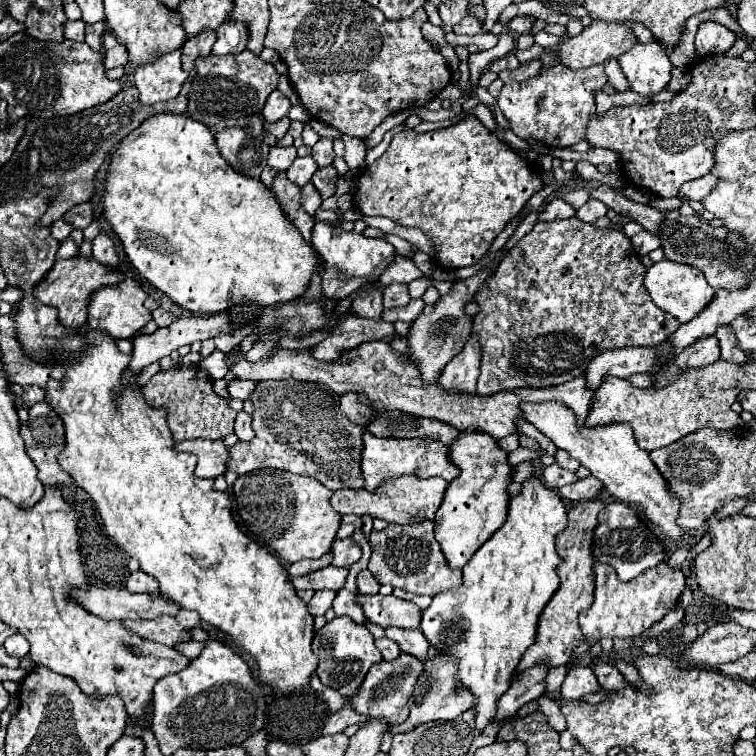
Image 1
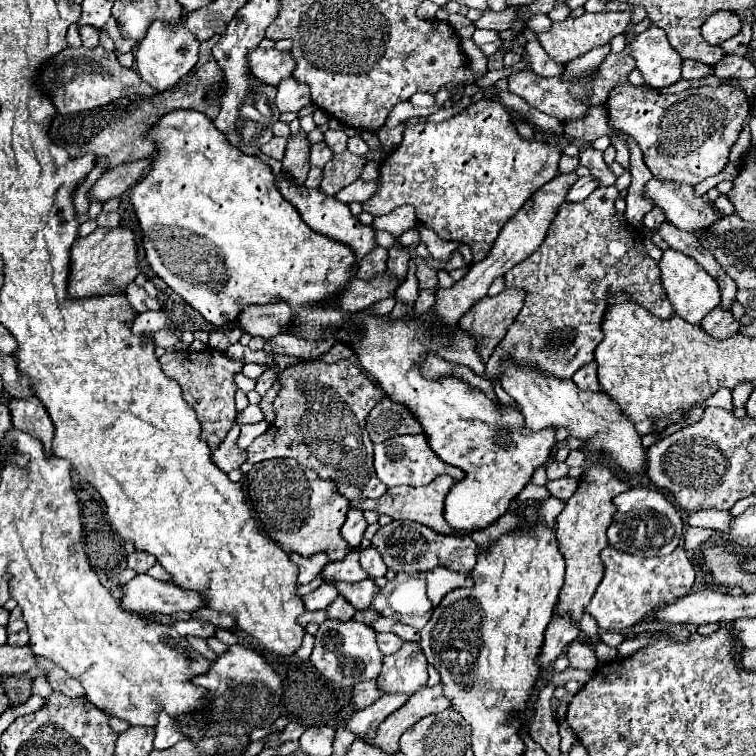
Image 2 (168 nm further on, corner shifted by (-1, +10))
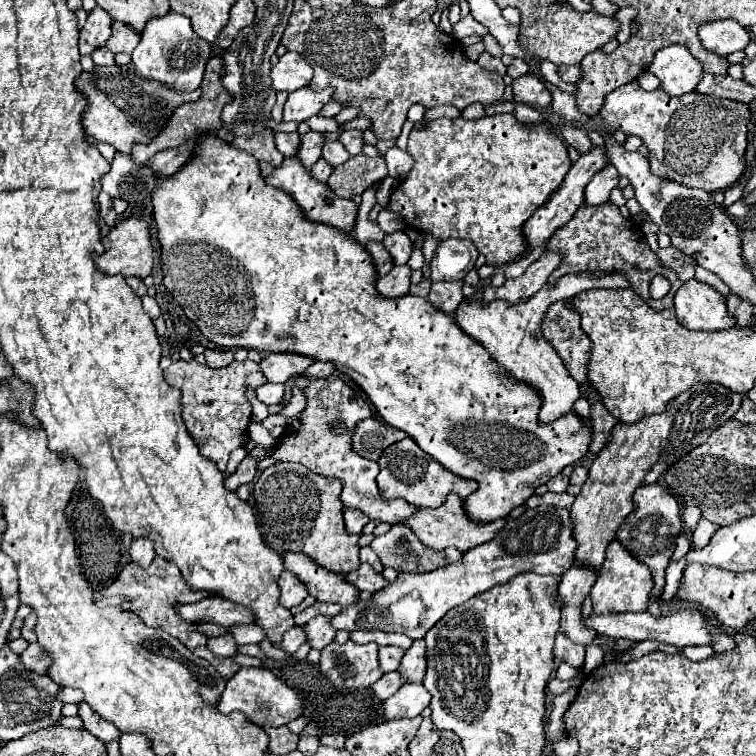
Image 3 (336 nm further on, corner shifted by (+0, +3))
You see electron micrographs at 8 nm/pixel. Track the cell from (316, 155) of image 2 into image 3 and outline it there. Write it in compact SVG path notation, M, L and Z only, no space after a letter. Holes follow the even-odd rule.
M336 139L336 141L328 141L328 143L324 145L322 157L324 157L332 167L336 167L336 165L340 165L340 163L346 163L346 161L350 159L346 147L344 147L342 143L338 143L338 139Z

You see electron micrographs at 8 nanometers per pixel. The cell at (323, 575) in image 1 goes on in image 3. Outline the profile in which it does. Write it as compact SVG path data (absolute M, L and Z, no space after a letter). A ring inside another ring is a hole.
M362 563L356 571L348 573L346 581L356 585L358 591L370 591L370 593L378 593L380 589L384 589L388 585L388 581L382 577L382 573L376 573L368 563Z

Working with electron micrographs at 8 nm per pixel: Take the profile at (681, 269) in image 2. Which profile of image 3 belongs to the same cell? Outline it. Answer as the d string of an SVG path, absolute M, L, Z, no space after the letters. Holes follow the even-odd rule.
M690 279L674 297L678 323L696 331L722 331L736 327L736 319L726 309L726 299L710 285Z

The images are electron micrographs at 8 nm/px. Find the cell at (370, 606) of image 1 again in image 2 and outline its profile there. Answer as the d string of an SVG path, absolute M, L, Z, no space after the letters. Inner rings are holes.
M369 578L355 582L355 584L347 584L347 582L335 582L335 584L337 584L339 594L343 594L353 604L353 608L357 608L357 610L371 608L373 596L379 592L379 586Z

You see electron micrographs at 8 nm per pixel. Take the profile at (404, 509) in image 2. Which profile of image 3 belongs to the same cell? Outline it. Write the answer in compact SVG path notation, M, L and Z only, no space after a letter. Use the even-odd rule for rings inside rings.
M452 493L452 495L448 495L448 499L442 507L438 507L438 509L418 509L412 519L402 521L402 523L408 525L412 531L416 531L416 537L424 545L428 545L436 551L442 551L446 547L456 547L460 553L466 553L468 549L494 539L496 531L500 531L500 527L506 523L506 519L496 519L492 523L476 523L466 515L464 501L458 495Z

